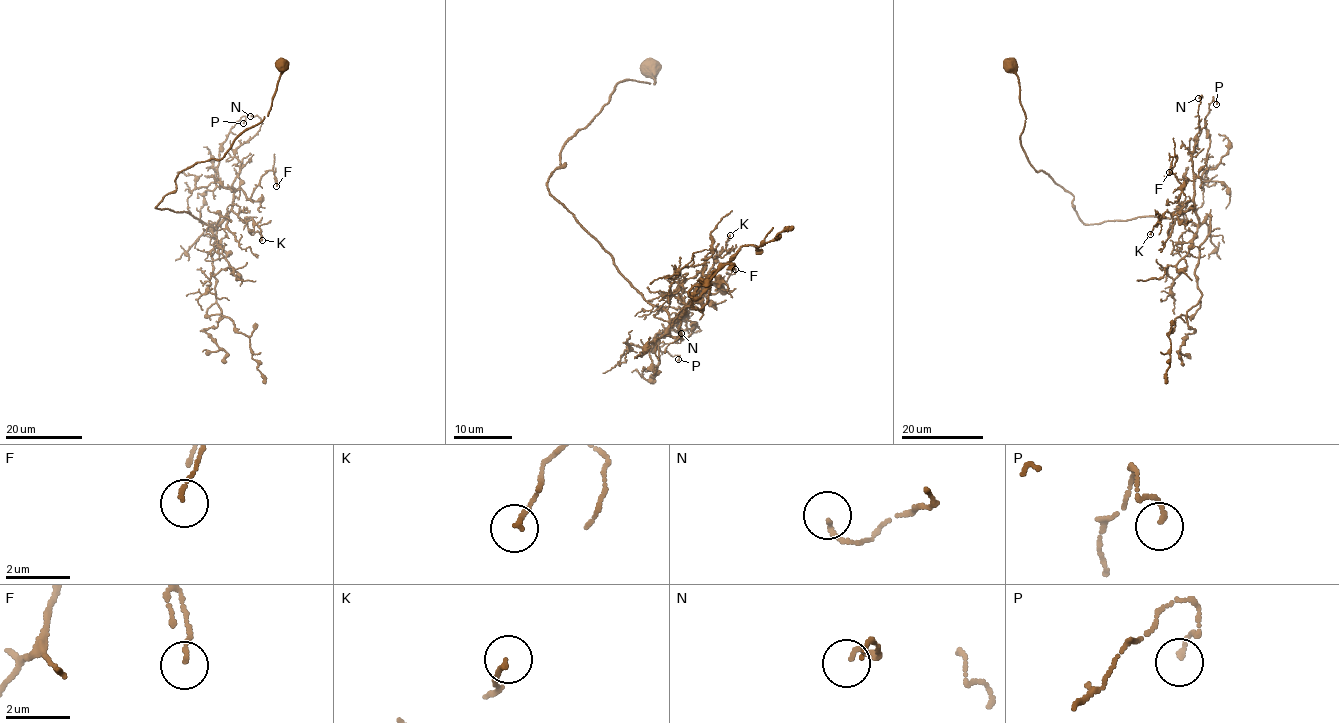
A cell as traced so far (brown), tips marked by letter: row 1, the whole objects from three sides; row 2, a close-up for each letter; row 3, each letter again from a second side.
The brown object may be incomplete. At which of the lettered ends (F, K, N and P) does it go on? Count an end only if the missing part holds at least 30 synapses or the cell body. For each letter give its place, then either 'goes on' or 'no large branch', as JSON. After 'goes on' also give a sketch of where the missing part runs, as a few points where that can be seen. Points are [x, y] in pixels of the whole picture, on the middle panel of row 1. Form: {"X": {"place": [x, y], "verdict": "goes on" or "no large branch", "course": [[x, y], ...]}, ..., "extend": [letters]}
{"F": {"place": [735, 269], "verdict": "no large branch"}, "K": {"place": [730, 235], "verdict": "no large branch"}, "N": {"place": [681, 333], "verdict": "no large branch"}, "P": {"place": [678, 359], "verdict": "no large branch"}, "extend": []}

